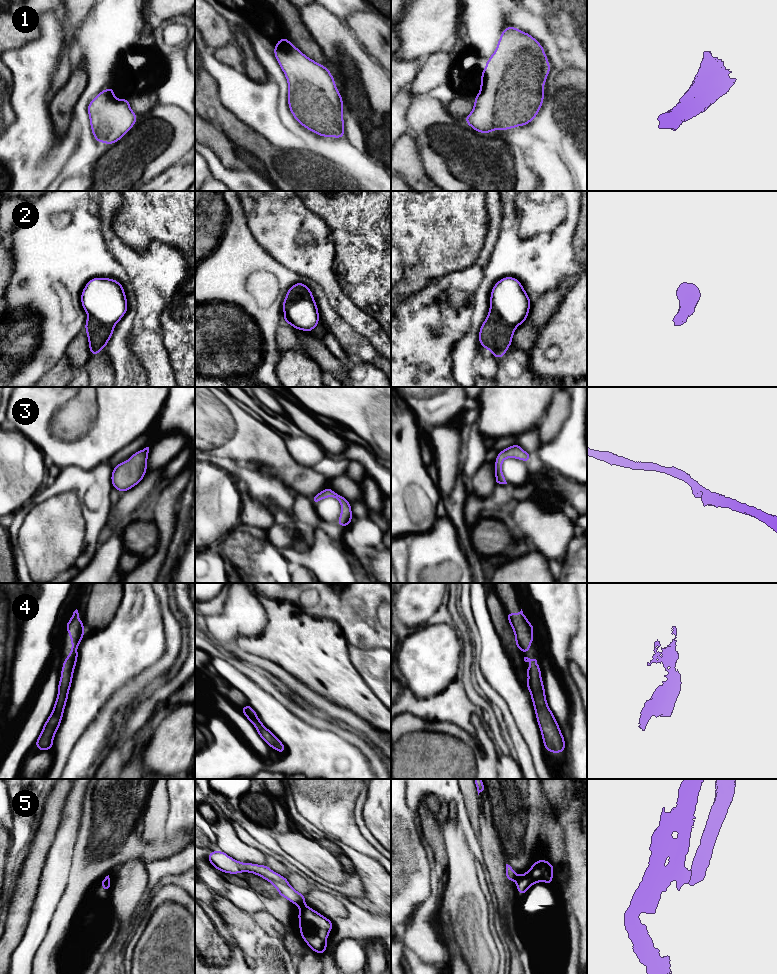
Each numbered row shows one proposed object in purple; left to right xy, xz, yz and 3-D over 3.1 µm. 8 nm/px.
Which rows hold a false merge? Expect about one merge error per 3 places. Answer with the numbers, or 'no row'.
5

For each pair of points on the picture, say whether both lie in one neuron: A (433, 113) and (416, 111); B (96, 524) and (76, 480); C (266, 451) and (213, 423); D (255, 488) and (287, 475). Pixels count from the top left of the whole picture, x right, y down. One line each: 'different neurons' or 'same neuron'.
A: same neuron
B: same neuron
C: same neuron
D: different neurons

